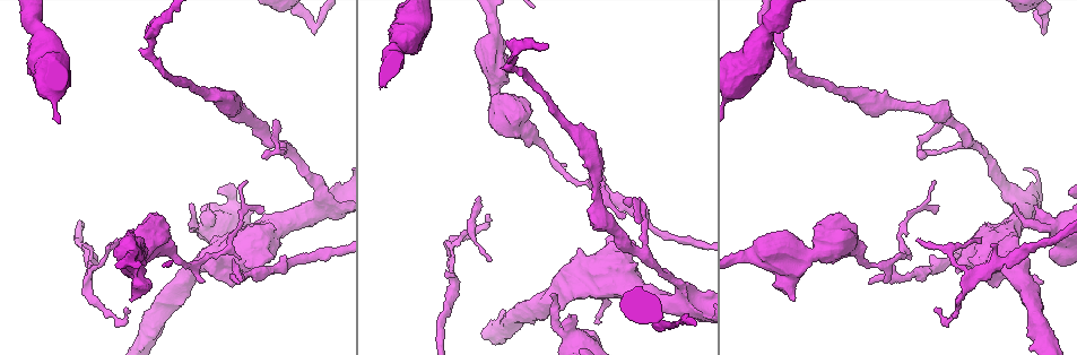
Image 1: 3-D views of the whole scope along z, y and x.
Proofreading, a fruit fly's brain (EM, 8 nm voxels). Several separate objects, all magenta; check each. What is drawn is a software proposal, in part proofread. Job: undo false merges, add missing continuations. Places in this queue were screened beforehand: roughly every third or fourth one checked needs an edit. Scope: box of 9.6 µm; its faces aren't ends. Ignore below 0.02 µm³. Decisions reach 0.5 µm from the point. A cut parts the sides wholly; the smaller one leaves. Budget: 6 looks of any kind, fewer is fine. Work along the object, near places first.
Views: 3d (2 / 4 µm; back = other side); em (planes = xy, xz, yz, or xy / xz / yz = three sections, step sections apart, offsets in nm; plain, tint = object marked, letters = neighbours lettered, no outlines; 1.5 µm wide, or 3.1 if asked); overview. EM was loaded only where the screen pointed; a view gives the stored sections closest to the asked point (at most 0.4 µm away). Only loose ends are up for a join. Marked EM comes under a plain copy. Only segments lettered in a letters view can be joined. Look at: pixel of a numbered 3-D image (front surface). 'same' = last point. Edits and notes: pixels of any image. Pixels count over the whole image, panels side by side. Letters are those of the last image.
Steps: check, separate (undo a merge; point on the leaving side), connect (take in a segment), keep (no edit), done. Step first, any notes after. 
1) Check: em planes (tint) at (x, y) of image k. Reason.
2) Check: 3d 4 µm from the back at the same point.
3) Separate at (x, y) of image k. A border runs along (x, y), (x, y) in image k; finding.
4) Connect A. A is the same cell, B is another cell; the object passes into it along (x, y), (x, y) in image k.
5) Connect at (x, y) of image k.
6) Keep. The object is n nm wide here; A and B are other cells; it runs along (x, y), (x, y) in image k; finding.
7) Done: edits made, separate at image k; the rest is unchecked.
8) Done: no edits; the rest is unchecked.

Check: em yz step 8 (tint) at (921, 148) of image 1. Abrupt turn.

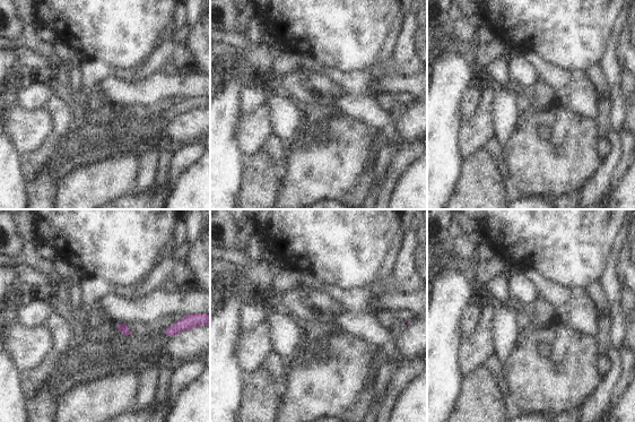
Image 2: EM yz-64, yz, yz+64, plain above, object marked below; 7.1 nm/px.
Check: em planes (letters) at the same point.

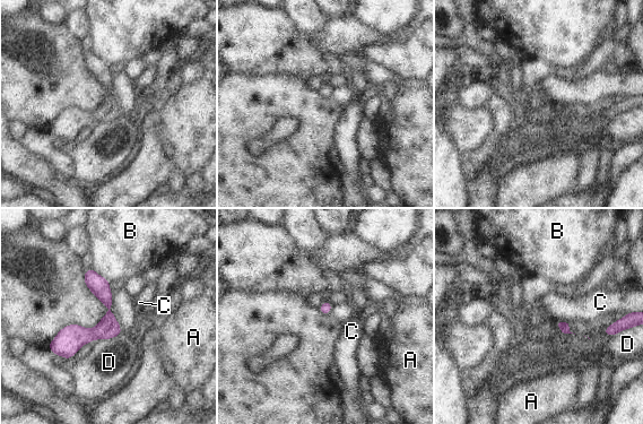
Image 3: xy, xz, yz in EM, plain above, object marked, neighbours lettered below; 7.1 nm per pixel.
Keep. A, B, C and D are other cells; all the same neuron.

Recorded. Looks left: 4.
Check: 3d 4 µm at (486, 215) of image 1. Branch stops here.

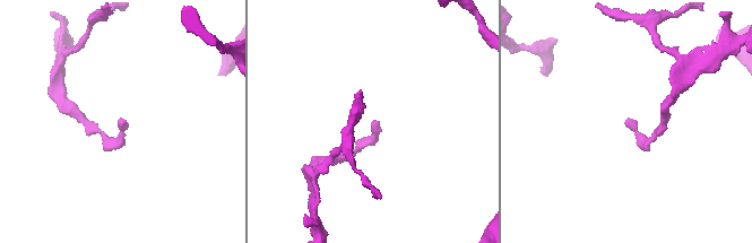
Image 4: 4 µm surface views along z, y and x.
Check: em planes (tint) at (626, 123) of image 4.

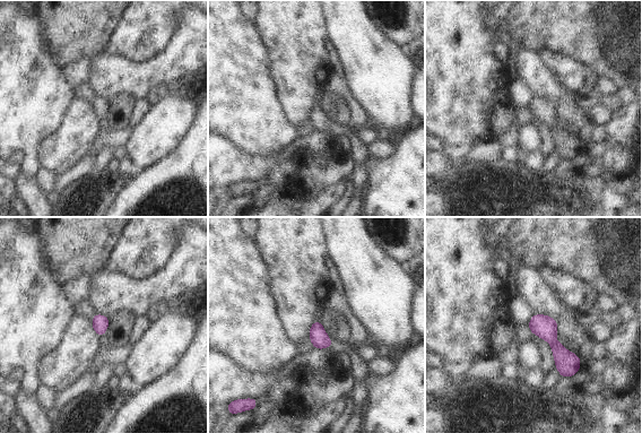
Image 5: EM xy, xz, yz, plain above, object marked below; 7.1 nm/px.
Check: em planes (letters) at the same point.

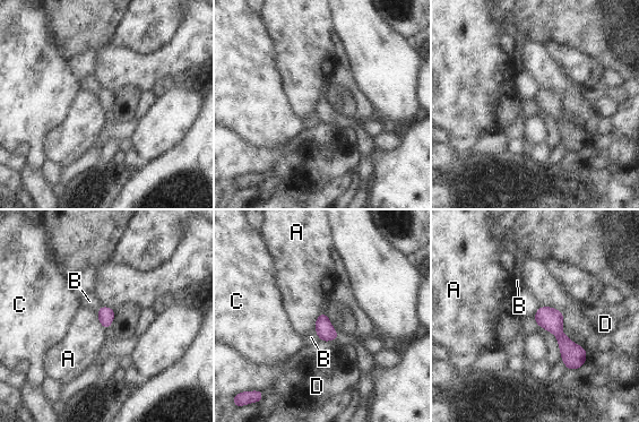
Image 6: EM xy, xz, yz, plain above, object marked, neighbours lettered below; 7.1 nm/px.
Keep. A, B, C and D are other cells; a border runs along (540, 306), (550, 306), (562, 311) in image 6; no lettered segment goes on from it.

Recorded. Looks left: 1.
Done: no edits; the rest is unchecked.

